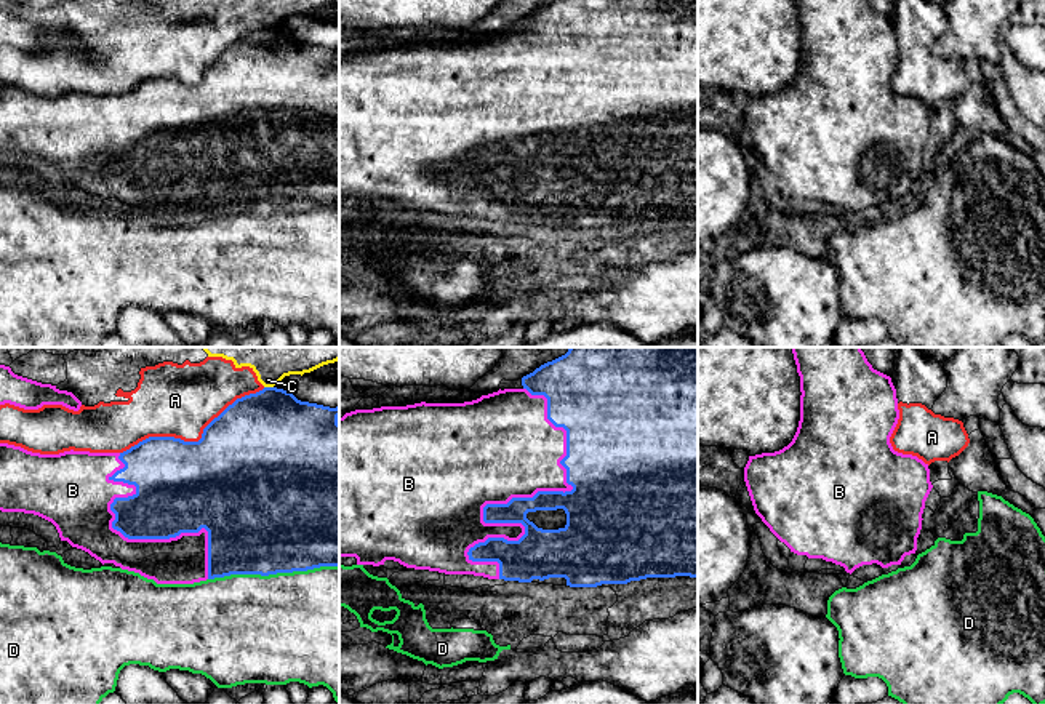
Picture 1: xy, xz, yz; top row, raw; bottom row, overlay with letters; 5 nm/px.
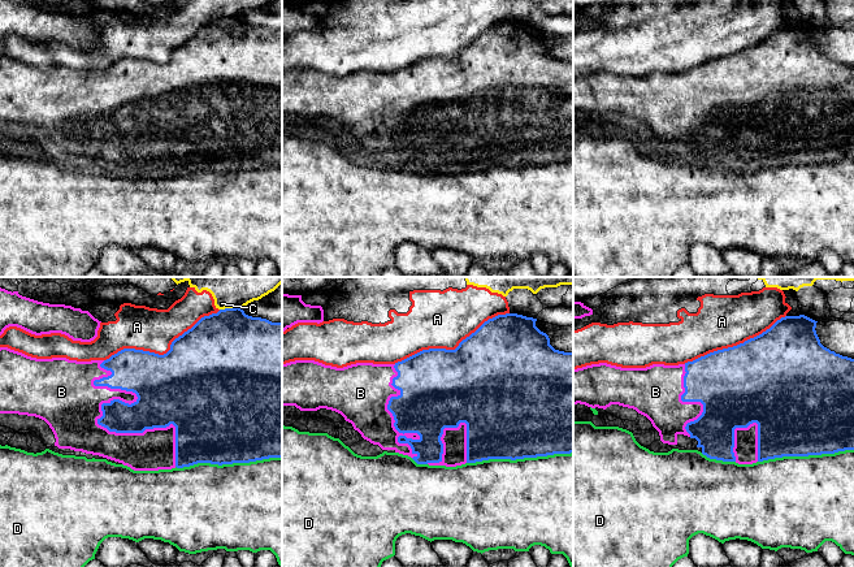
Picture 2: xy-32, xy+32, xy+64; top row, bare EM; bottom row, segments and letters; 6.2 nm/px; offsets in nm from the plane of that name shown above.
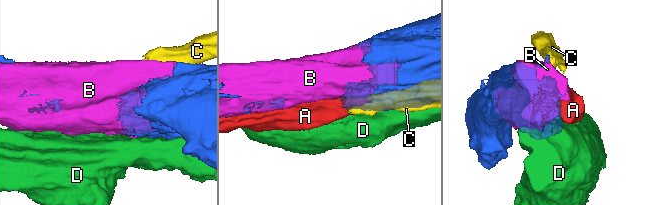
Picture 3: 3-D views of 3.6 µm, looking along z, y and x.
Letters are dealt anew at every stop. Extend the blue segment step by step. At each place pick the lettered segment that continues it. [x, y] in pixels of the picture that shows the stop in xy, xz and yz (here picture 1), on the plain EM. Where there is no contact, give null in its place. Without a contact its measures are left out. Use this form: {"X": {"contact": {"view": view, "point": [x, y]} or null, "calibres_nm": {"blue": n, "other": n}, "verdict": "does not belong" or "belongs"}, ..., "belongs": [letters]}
{"A": {"contact": {"view": "xy", "point": [194, 84]}, "calibres_nm": {"blue": 500, "other": 360}, "verdict": "does not belong"}, "B": {"contact": {"view": "xz", "point": [503, 146]}, "calibres_nm": {"blue": 150, "other": 480}, "verdict": "belongs"}, "C": {"contact": {"view": "xy", "point": [269, 29]}, "calibres_nm": {"blue": 480, "other": 140}, "verdict": "does not belong"}, "D": {"contact": {"view": "xy", "point": [272, 215]}, "calibres_nm": {"blue": 500, "other": 480}, "verdict": "does not belong"}, "belongs": ["B"]}

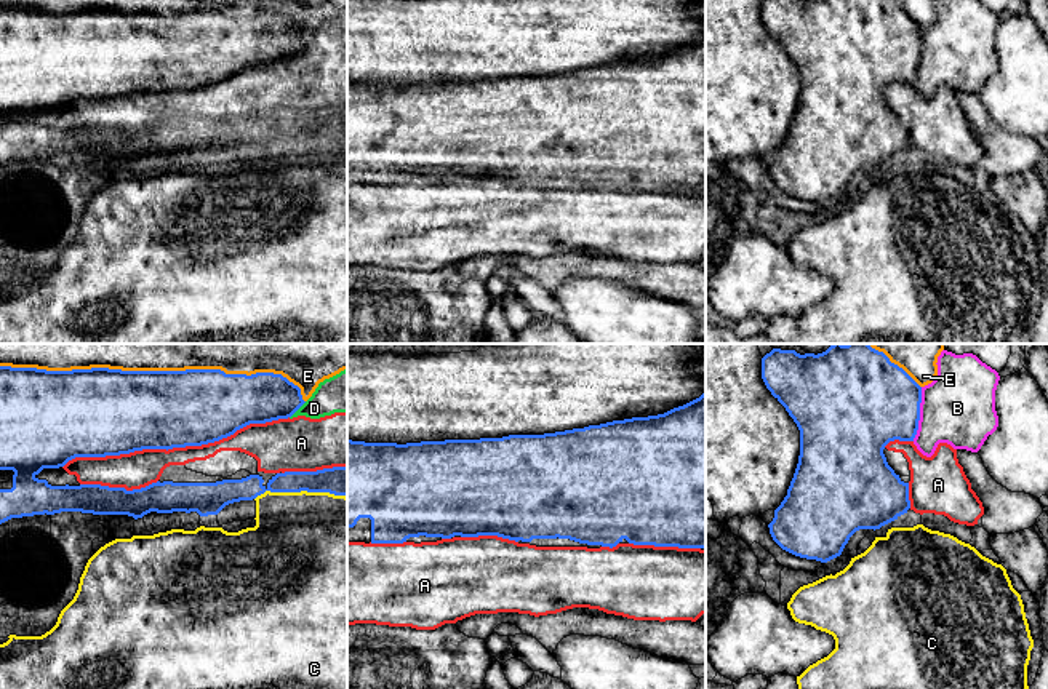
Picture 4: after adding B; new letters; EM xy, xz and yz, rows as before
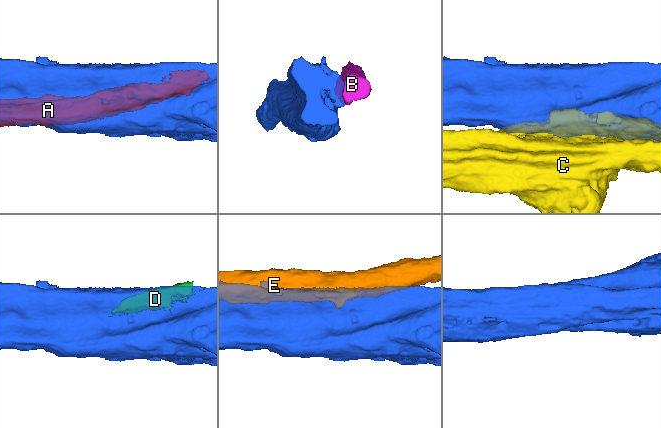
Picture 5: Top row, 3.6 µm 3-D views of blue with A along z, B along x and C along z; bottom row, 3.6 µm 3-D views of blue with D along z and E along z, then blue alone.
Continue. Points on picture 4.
{"A": {"contact": {"view": "xy", "point": [175, 88]}, "calibres_nm": {"blue": 400, "other": 190}, "verdict": "does not belong"}, "B": {"contact": {"view": "yz", "point": [919, 56]}, "calibres_nm": {"blue": 440, "other": 360}, "verdict": "does not belong"}, "C": {"contact": {"view": "xy", "point": [300, 133]}, "calibres_nm": {"blue": 140, "other": 500}, "verdict": "does not belong"}, "D": {"contact": {"view": "xy", "point": [298, 50]}, "calibres_nm": {"blue": 260, "other": 200}, "verdict": "does not belong"}, "E": {"contact": {"view": "xy", "point": [157, 13]}, "calibres_nm": {"blue": 400, "other": 60}, "verdict": "does not belong"}, "belongs": []}

